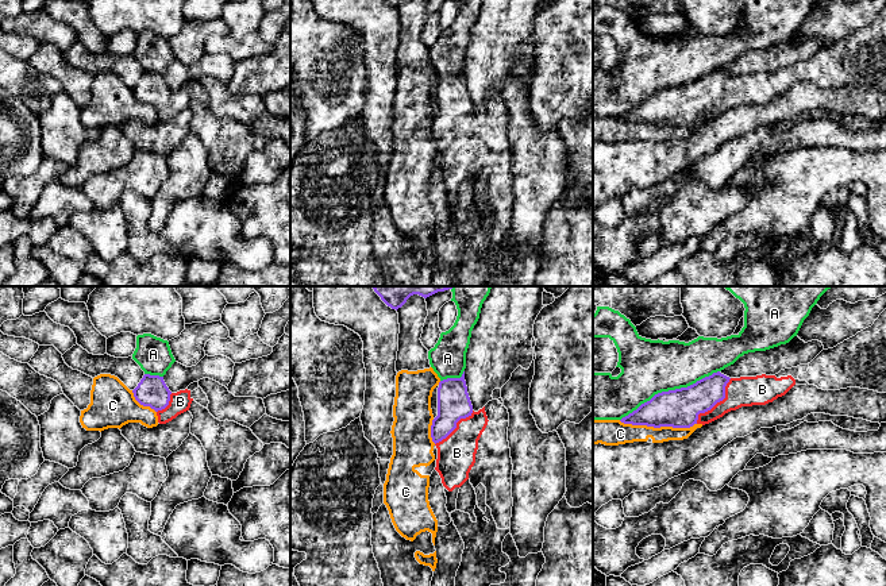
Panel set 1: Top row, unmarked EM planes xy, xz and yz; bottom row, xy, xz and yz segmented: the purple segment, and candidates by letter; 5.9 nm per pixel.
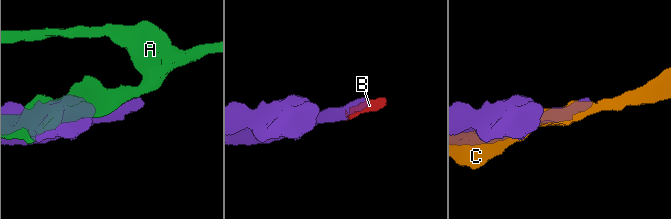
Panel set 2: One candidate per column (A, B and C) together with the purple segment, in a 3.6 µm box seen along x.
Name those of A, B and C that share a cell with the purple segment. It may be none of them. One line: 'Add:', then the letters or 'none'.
Add: B

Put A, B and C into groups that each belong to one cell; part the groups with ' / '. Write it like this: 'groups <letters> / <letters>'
groups A / B / C

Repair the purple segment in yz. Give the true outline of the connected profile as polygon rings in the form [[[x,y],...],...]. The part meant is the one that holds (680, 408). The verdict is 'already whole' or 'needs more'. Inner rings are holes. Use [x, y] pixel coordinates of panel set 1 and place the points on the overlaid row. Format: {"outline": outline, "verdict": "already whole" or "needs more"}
{"outline": [[[886,309],[874,324],[833,348],[823,350],[810,363],[781,370],[775,375],[729,378],[720,371],[696,383],[655,394],[620,421],[654,428],[690,428],[694,424],[709,424],[741,406],[766,405],[785,396],[794,385],[814,385],[823,390],[847,388],[868,389],[886,393]]], "verdict": "needs more"}

